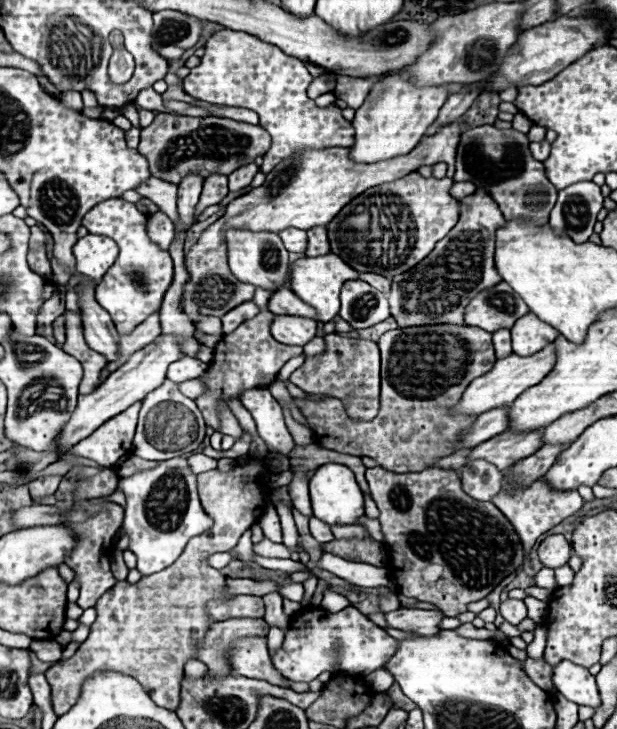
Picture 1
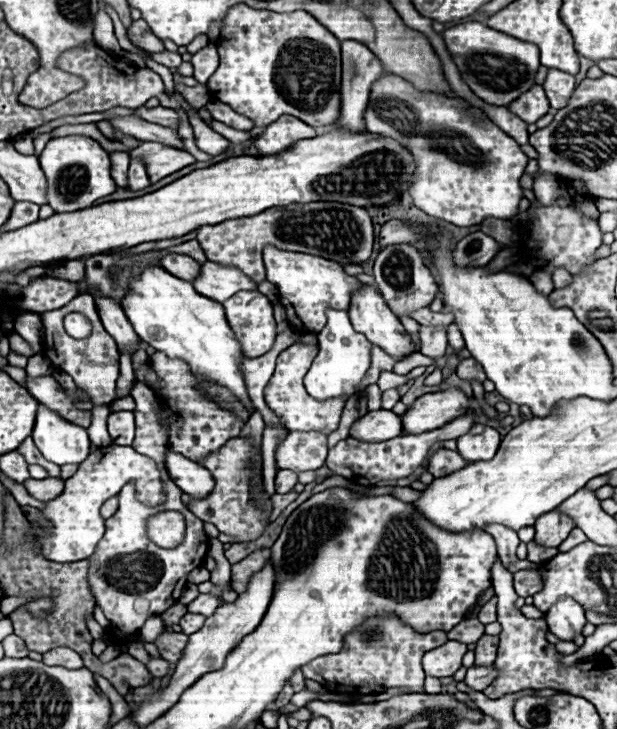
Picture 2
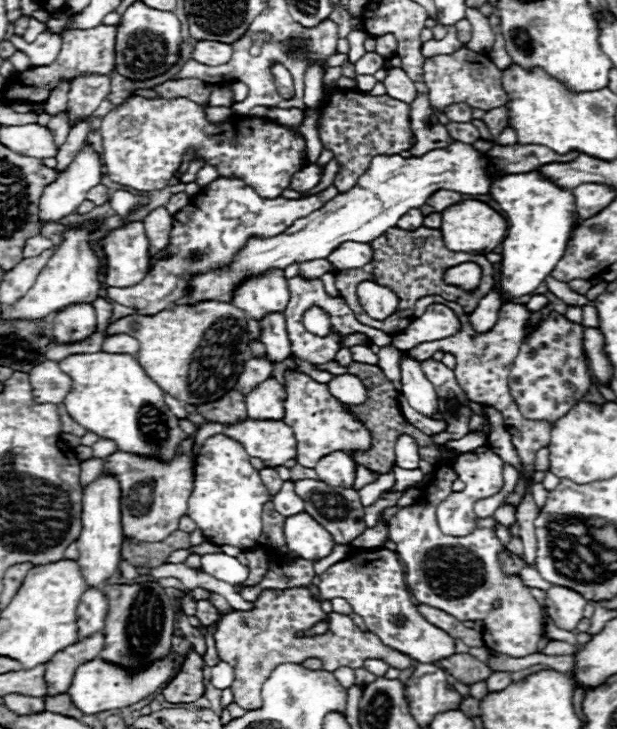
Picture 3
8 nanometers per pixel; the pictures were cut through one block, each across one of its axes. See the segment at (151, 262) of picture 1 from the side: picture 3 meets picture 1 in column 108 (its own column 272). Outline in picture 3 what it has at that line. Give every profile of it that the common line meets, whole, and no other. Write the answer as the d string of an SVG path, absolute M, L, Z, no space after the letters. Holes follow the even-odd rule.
M216 178L214 182L210 182L208 186L204 186L194 198L192 202L188 202L182 210L178 210L174 216L172 216L172 232L170 232L170 244L166 246L166 258L158 260L146 274L146 278L132 286L132 288L114 288L110 286L108 288L108 298L118 302L118 304L124 304L124 306L130 306L134 308L138 314L142 316L154 316L158 314L160 310L172 306L174 302L182 300L186 294L188 294L188 282L192 276L200 274L200 272L210 272L210 270L216 270L216 268L224 268L232 262L234 254L240 252L246 242L250 238L272 238L272 236L278 236L282 234L286 228L290 228L294 224L294 220L302 218L302 216L308 216L312 214L314 210L320 210L328 200L332 200L334 196L338 194L338 190L334 186L326 188L324 192L320 194L314 194L310 198L298 198L298 200L286 200L286 198L260 198L250 186L246 186L242 180L238 178ZM274 268L266 274L258 274L258 276L252 276L248 280L244 280L232 294L232 304L238 306L240 310L244 310L250 318L254 320L262 320L266 314L272 314L272 312L284 312L286 306L288 306L288 300L290 300L290 290L288 290L288 280L284 278L284 270L280 268Z

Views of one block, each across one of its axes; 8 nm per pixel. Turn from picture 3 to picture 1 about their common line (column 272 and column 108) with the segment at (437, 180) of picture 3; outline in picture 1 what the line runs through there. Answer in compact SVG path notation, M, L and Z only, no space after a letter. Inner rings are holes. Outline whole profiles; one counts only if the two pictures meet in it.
M88 234L74 244L72 252L76 256L76 270L80 274L92 280L102 280L106 270L116 262L118 246L108 236Z

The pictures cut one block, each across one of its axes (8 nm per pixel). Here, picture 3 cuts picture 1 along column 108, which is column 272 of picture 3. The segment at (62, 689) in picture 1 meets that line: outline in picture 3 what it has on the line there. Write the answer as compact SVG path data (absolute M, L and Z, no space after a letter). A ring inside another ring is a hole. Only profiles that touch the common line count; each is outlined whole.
M308 588L262 590L258 600L254 602L254 610L234 610L226 614L220 620L214 638L218 644L220 658L234 668L234 702L244 710L256 710L262 706L262 684L270 676L270 672L280 664L298 664L306 658L320 658L324 670L330 672L338 670L340 666L358 670L364 666L366 658L386 660L386 664L390 664L392 668L408 668L412 664L406 654L384 646L372 632L362 632L360 628L356 628L348 616L336 612L326 614L320 608L320 602L312 598ZM320 620L328 620L328 630L324 634L296 636L298 632L312 628Z

